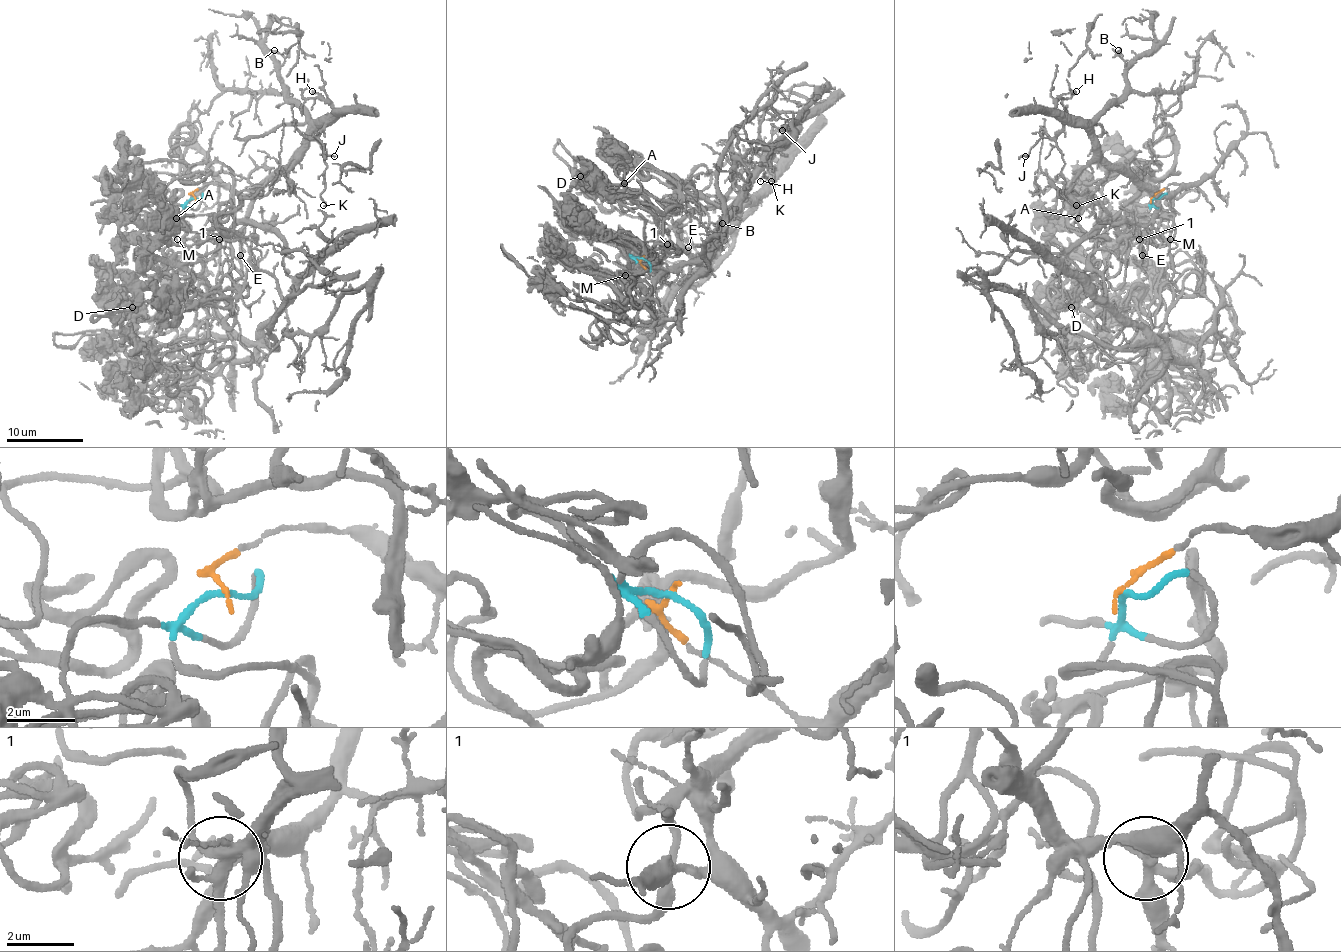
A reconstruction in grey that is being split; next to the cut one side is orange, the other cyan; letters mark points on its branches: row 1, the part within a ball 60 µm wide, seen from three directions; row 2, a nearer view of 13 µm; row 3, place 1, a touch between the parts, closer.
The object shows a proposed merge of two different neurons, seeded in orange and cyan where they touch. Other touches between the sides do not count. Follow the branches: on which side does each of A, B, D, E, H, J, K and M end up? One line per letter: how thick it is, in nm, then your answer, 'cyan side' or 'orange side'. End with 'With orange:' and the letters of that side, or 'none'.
A: 160 nm | cyan side
B: 170 nm | orange side
D: 300 nm | cyan side
E: 150 nm | orange side
H: 170 nm | orange side
J: 140 nm | orange side
K: 100 nm | orange side
M: 150 nm | cyan side
With orange: B, E, H, J, K

